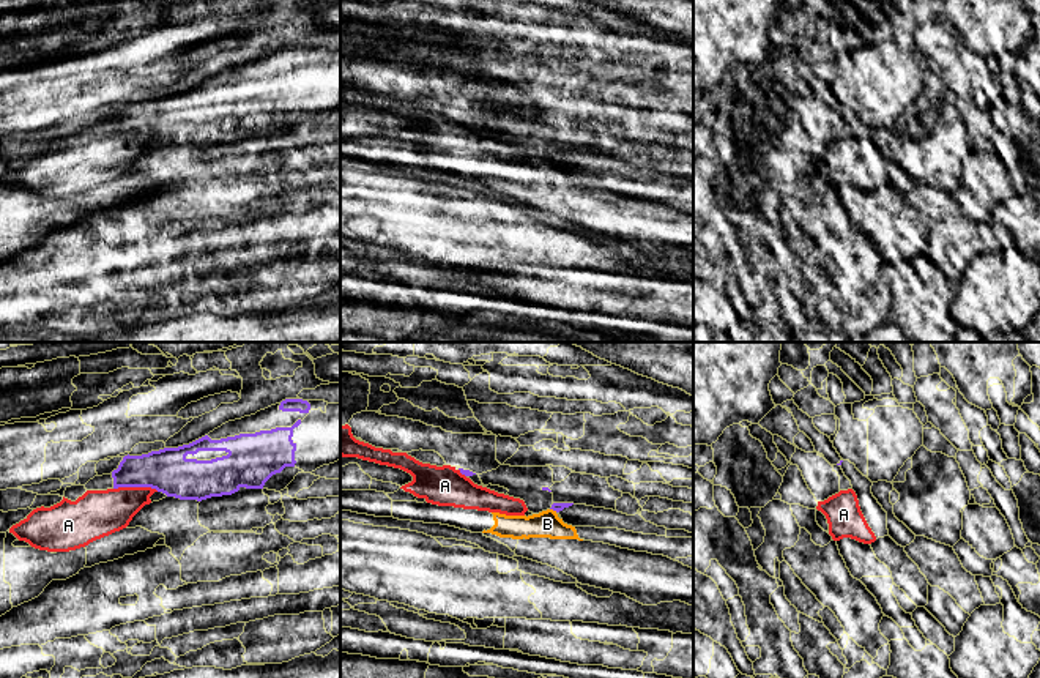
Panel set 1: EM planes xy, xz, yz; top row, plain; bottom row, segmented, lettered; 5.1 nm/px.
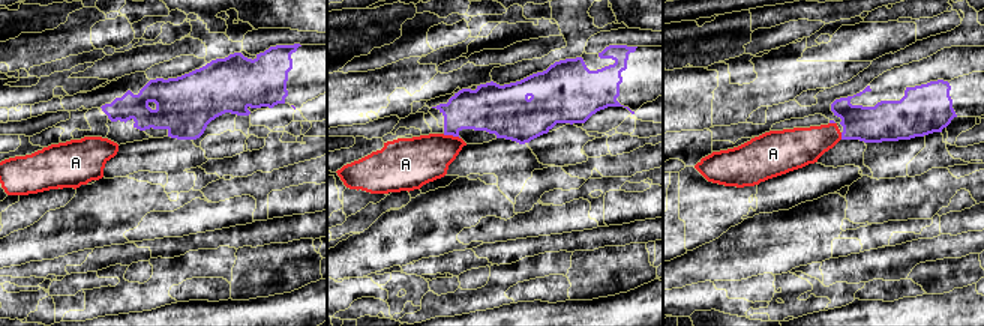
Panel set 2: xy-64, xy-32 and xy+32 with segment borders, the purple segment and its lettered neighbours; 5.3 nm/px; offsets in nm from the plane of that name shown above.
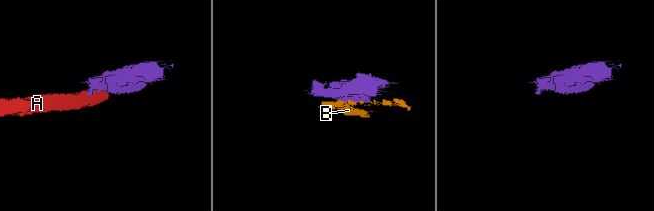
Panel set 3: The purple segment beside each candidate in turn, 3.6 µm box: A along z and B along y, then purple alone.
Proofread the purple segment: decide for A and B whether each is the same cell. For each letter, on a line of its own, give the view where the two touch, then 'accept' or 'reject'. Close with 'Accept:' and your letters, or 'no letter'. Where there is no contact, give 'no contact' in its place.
A: xy | reject
B: xz | reject
Accept: no letter

